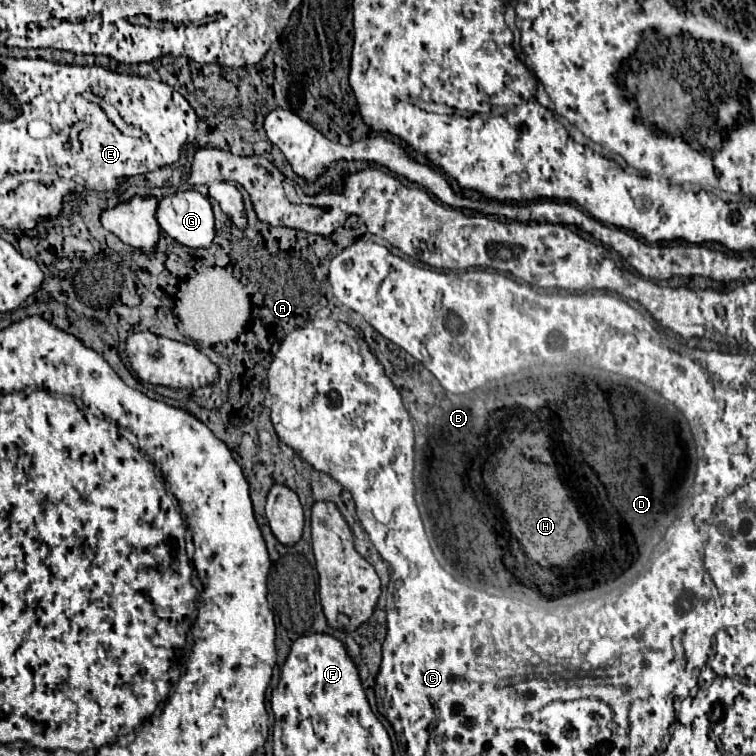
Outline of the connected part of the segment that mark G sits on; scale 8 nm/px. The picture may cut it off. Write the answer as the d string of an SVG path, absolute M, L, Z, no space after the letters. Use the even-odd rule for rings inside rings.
M195 190L165 196L159 202L157 220L171 238L187 248L207 250L215 238L211 204Z

